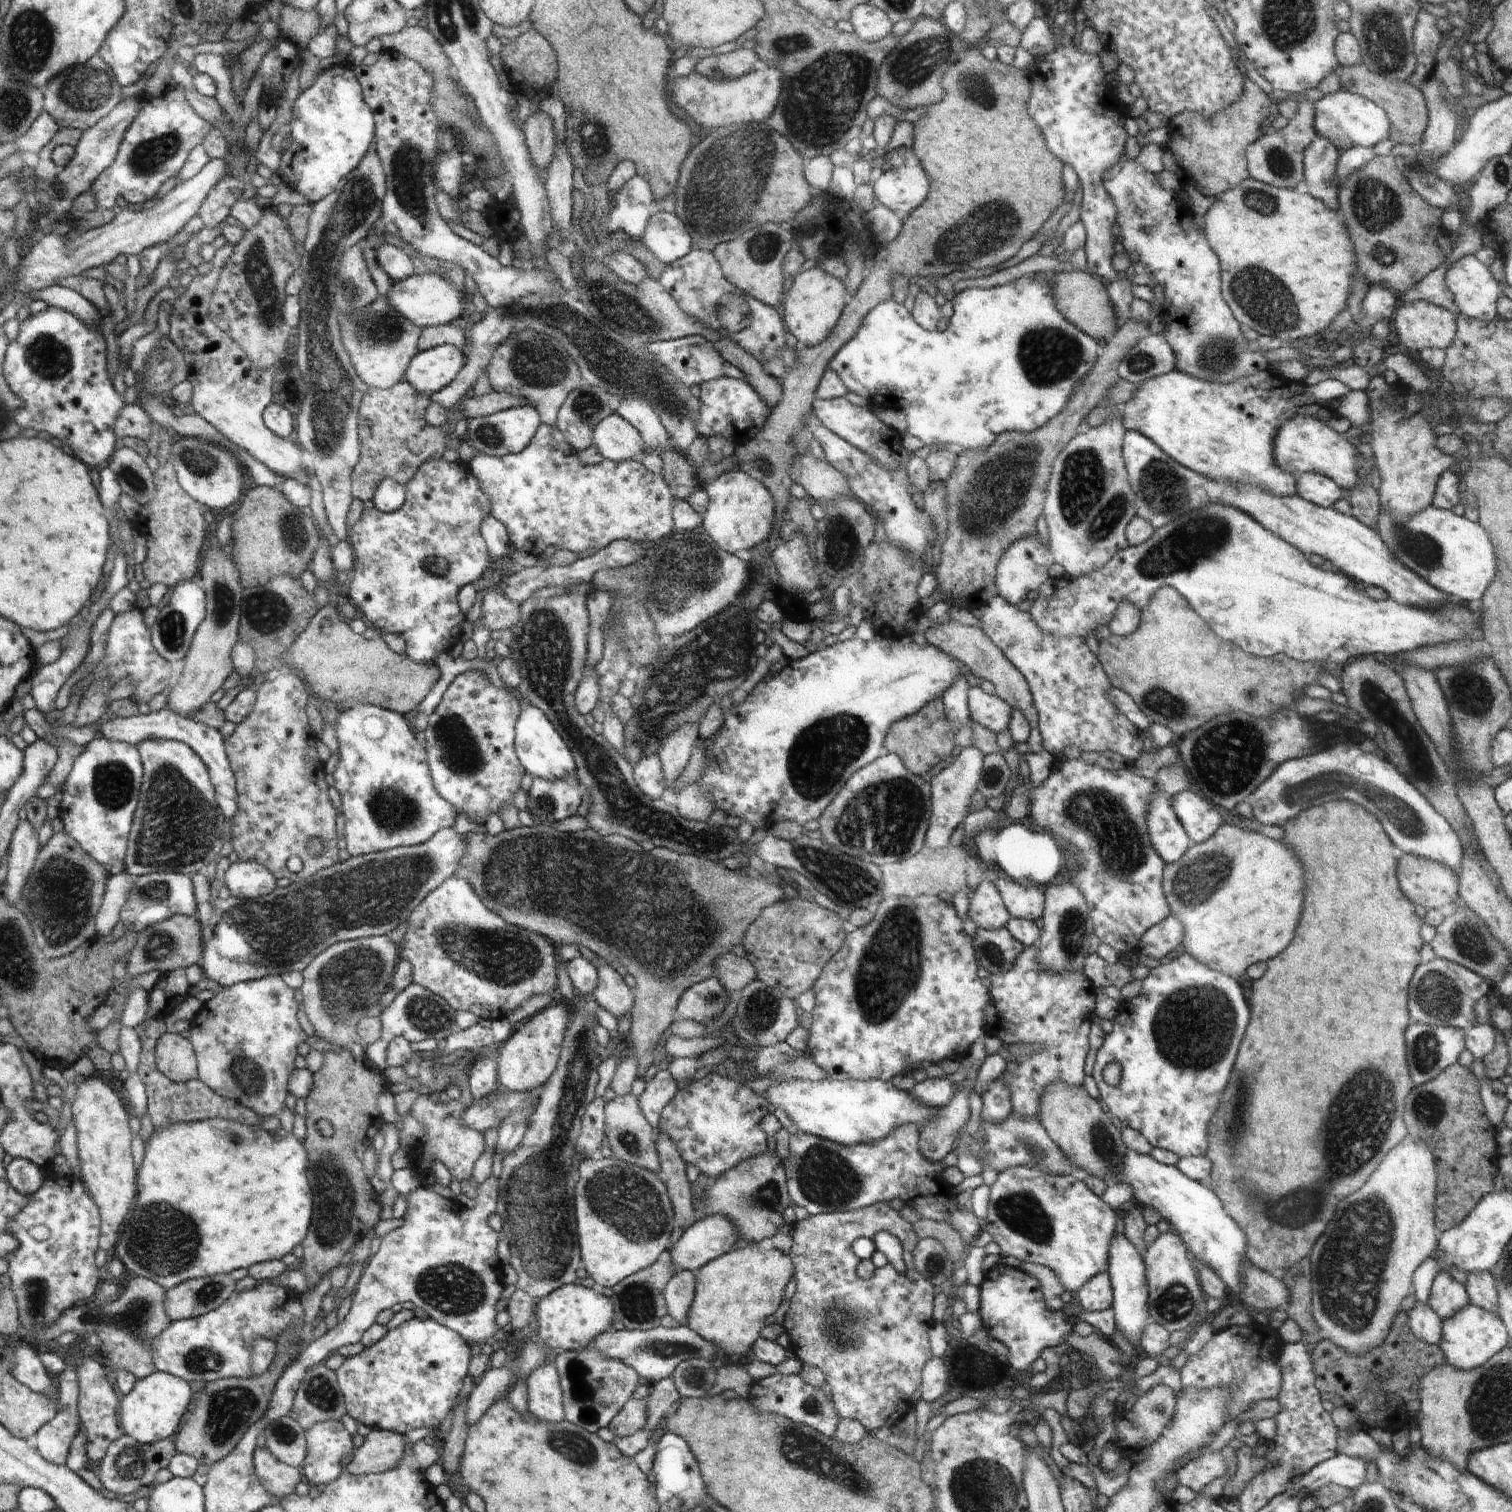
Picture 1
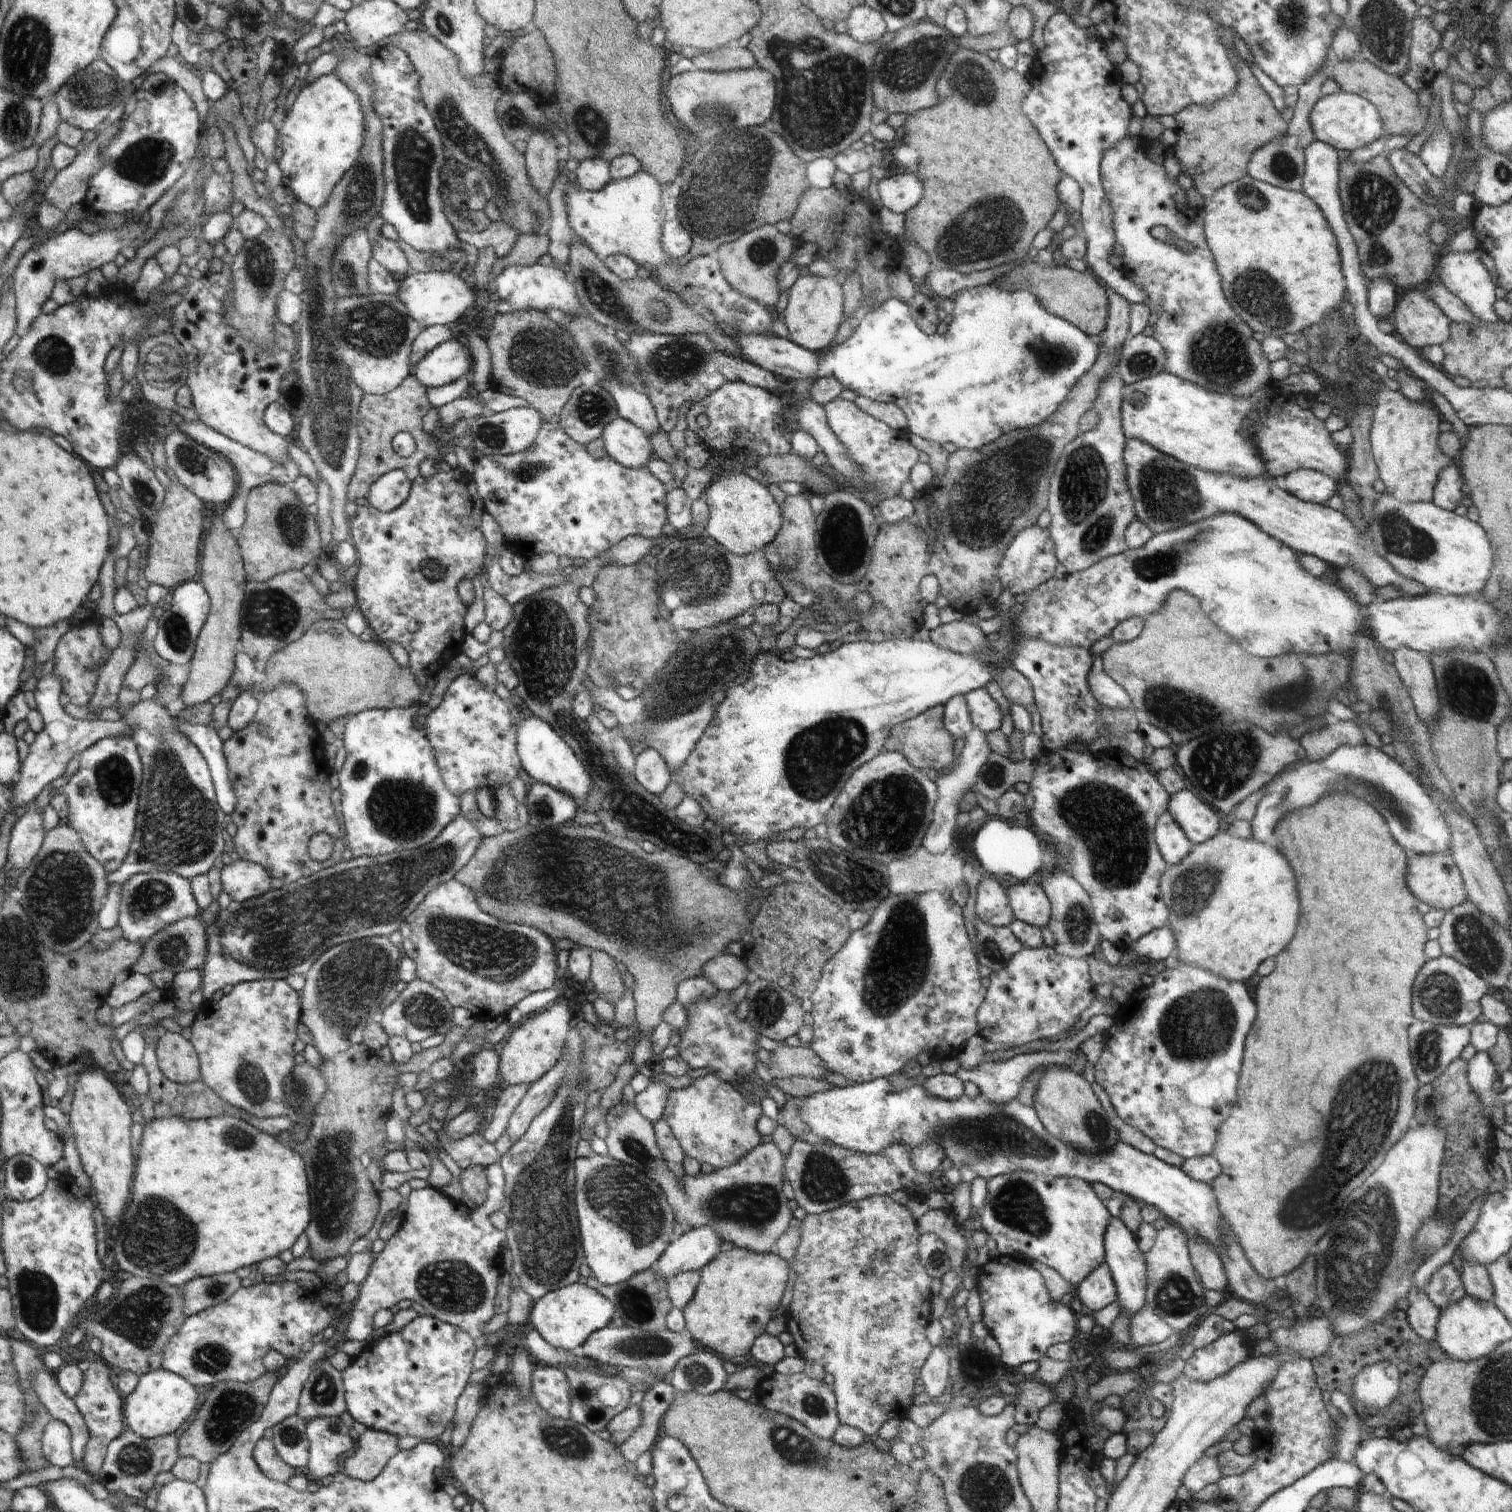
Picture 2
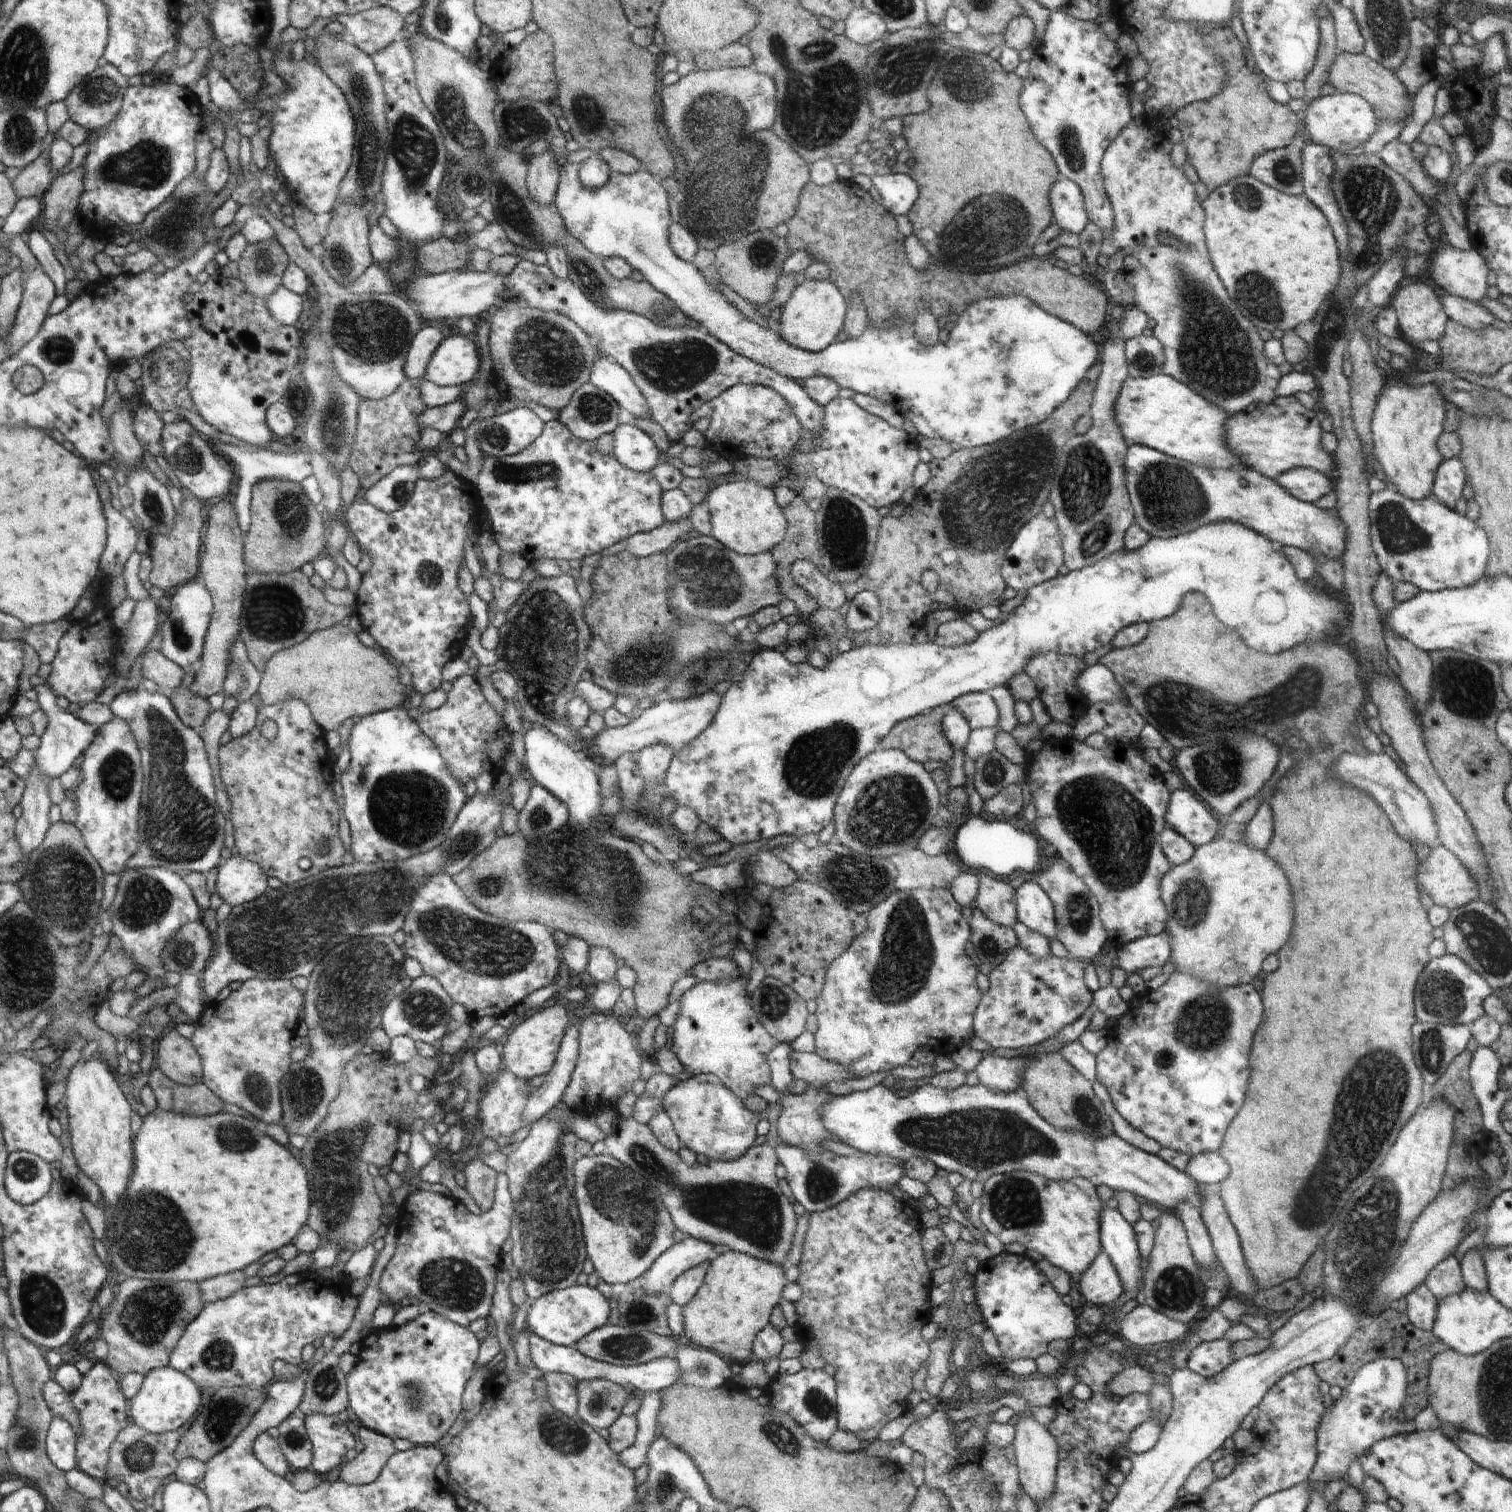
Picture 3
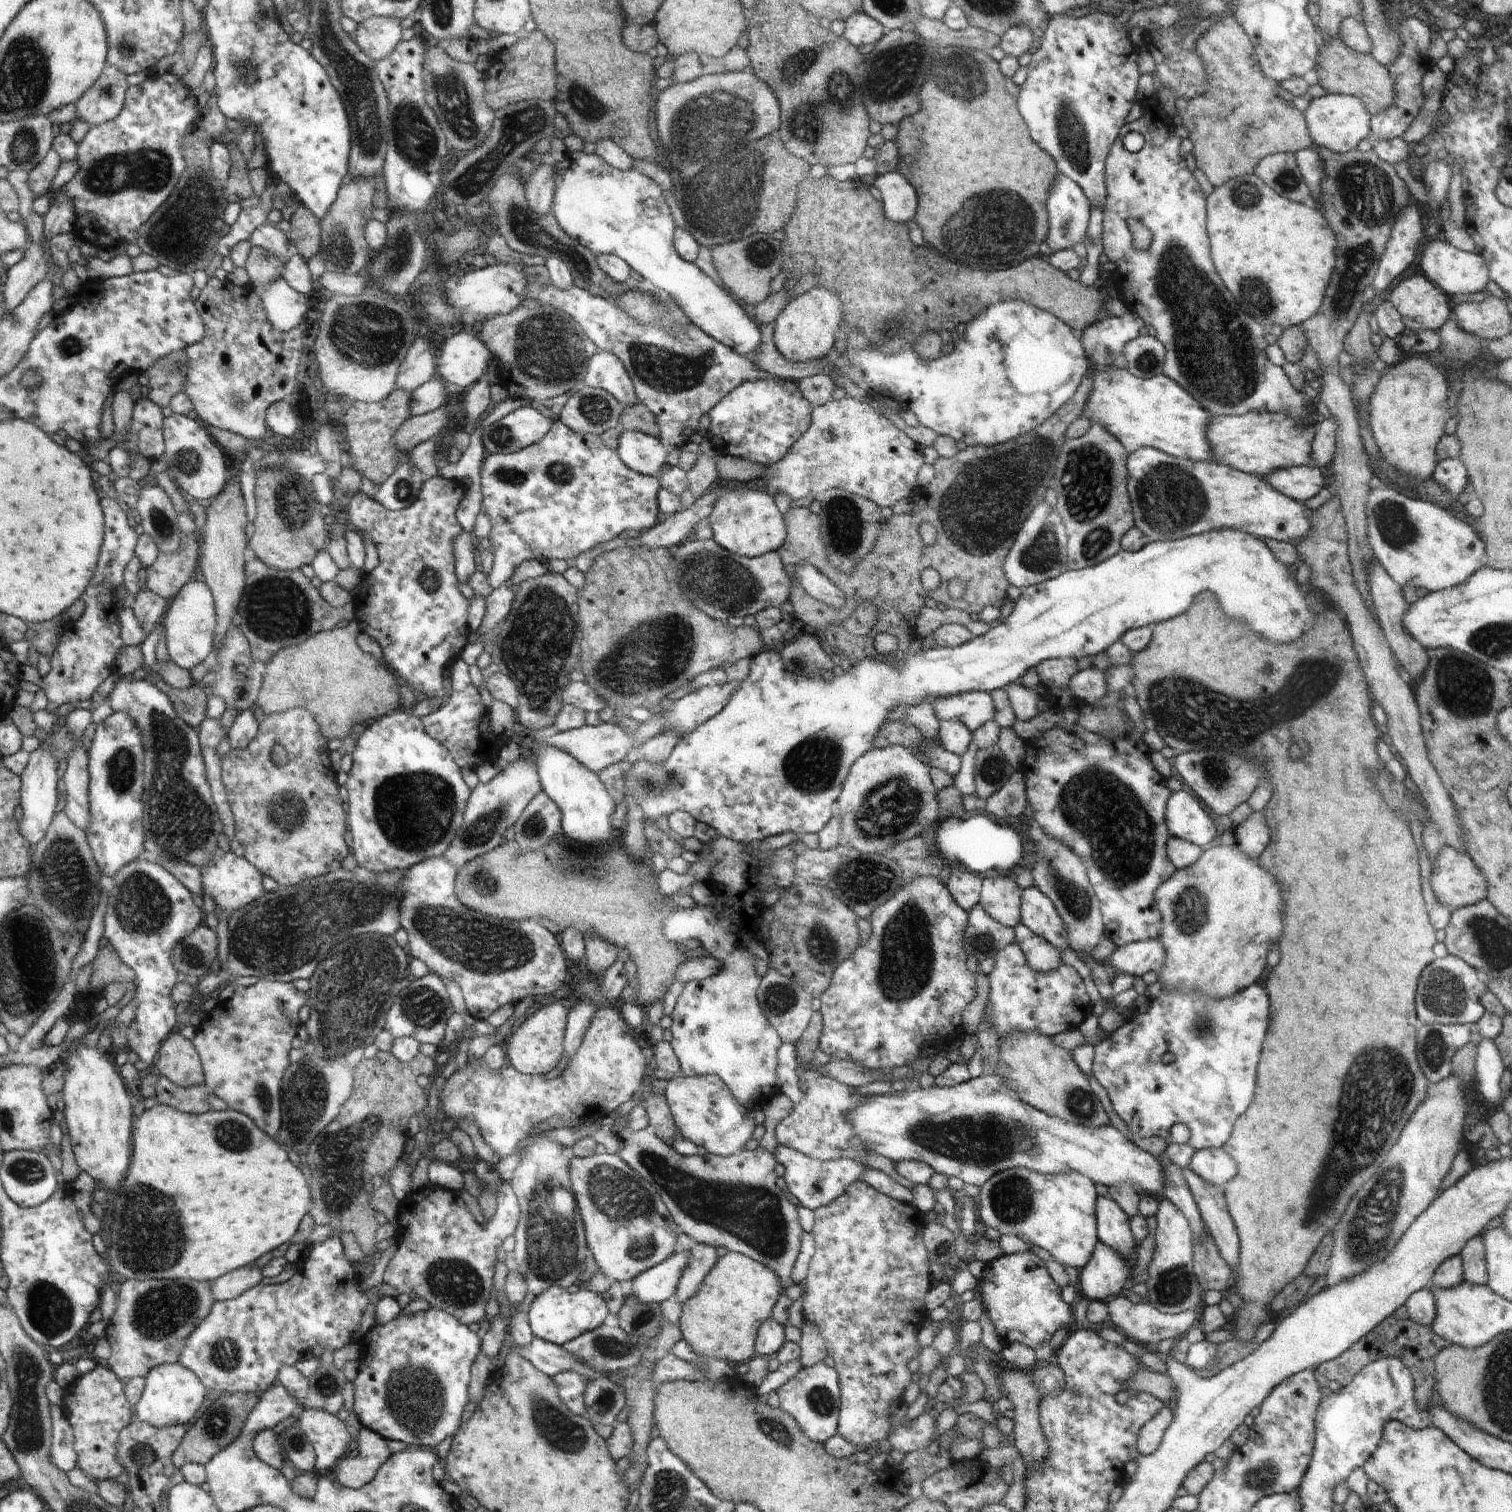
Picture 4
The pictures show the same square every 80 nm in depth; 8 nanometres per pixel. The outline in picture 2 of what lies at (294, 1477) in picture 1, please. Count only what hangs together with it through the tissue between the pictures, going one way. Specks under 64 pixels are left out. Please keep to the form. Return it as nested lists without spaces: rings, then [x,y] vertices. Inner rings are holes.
[[[262,1438],[253,1450],[257,1465],[268,1478],[288,1482],[294,1478],[294,1467],[284,1462],[270,1439]]]

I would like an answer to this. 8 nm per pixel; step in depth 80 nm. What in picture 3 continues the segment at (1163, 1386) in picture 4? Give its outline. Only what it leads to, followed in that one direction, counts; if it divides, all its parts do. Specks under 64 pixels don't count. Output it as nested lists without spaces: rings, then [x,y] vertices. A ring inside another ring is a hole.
[[[1141,1364],[1130,1365],[1110,1379],[1109,1391],[1121,1397],[1127,1397],[1133,1393],[1146,1395],[1153,1392],[1153,1386],[1159,1381],[1147,1367]]]

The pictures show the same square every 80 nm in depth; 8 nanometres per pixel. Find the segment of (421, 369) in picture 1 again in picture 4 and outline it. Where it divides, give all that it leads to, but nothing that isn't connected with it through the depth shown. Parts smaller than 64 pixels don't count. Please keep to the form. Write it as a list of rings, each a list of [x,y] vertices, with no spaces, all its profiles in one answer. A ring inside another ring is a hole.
[[[460,331],[439,345],[437,369],[442,379],[463,391],[480,380],[490,356],[489,347],[478,335]]]

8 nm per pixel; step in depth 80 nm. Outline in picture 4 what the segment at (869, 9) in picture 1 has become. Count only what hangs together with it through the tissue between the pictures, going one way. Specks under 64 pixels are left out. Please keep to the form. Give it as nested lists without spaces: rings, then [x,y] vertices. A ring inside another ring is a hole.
[[[856,13],[845,20],[843,37],[856,48],[863,44],[876,44],[886,32],[880,23],[866,13]]]

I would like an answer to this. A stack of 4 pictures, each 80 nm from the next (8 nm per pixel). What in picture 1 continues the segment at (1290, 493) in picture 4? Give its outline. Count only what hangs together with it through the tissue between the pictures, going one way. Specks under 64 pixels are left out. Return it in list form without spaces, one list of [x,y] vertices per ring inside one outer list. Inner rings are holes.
[[[1316,472],[1295,475],[1296,495],[1321,507],[1332,507],[1334,502],[1346,496],[1331,478]]]

